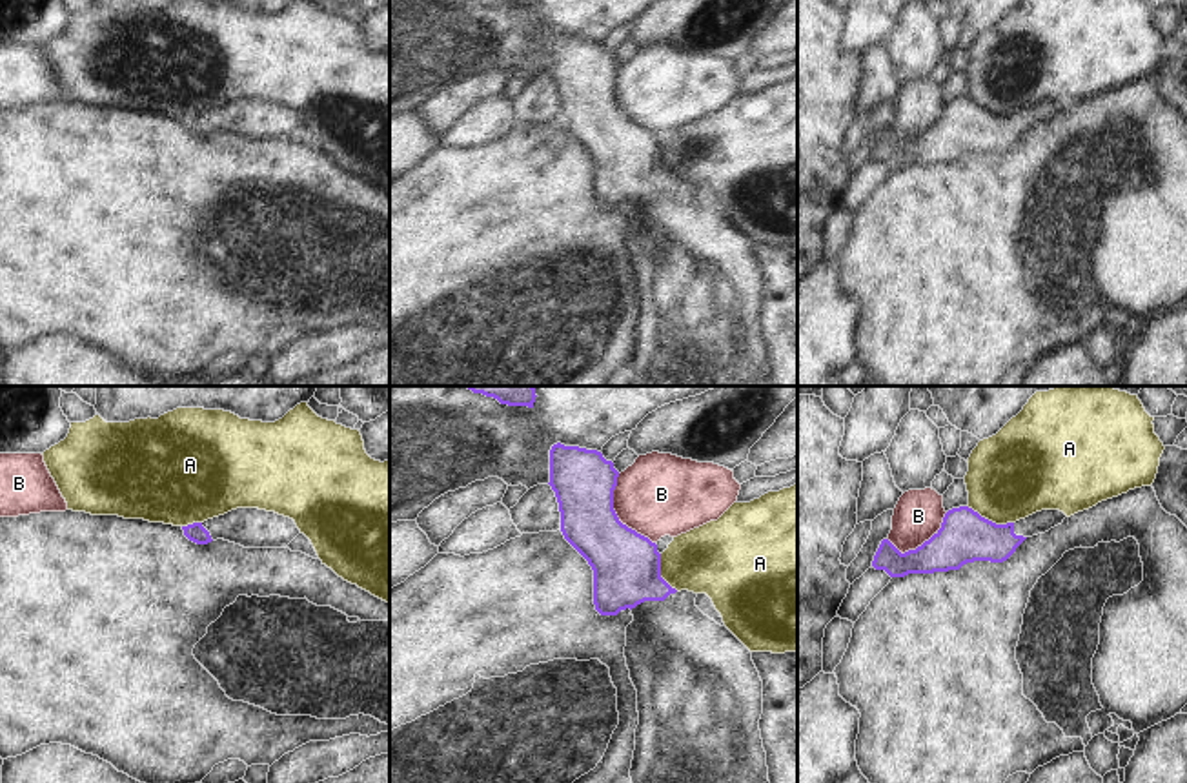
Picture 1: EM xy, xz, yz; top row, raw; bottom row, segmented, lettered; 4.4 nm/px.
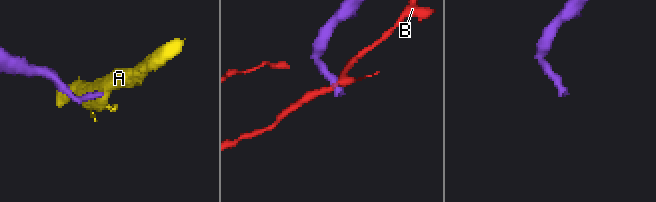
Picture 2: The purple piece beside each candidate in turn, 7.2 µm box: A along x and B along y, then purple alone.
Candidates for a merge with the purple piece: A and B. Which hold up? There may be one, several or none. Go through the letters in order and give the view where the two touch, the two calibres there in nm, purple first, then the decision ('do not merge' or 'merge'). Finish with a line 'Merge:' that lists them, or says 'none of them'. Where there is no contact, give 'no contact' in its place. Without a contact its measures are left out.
A: meets purple in yz; 220 nm thick on the purple side, 380 nm on the other; do not merge
B: meets purple in xz; 300 nm thick on the purple side, 360 nm on the other; do not merge
Merge: none of them

